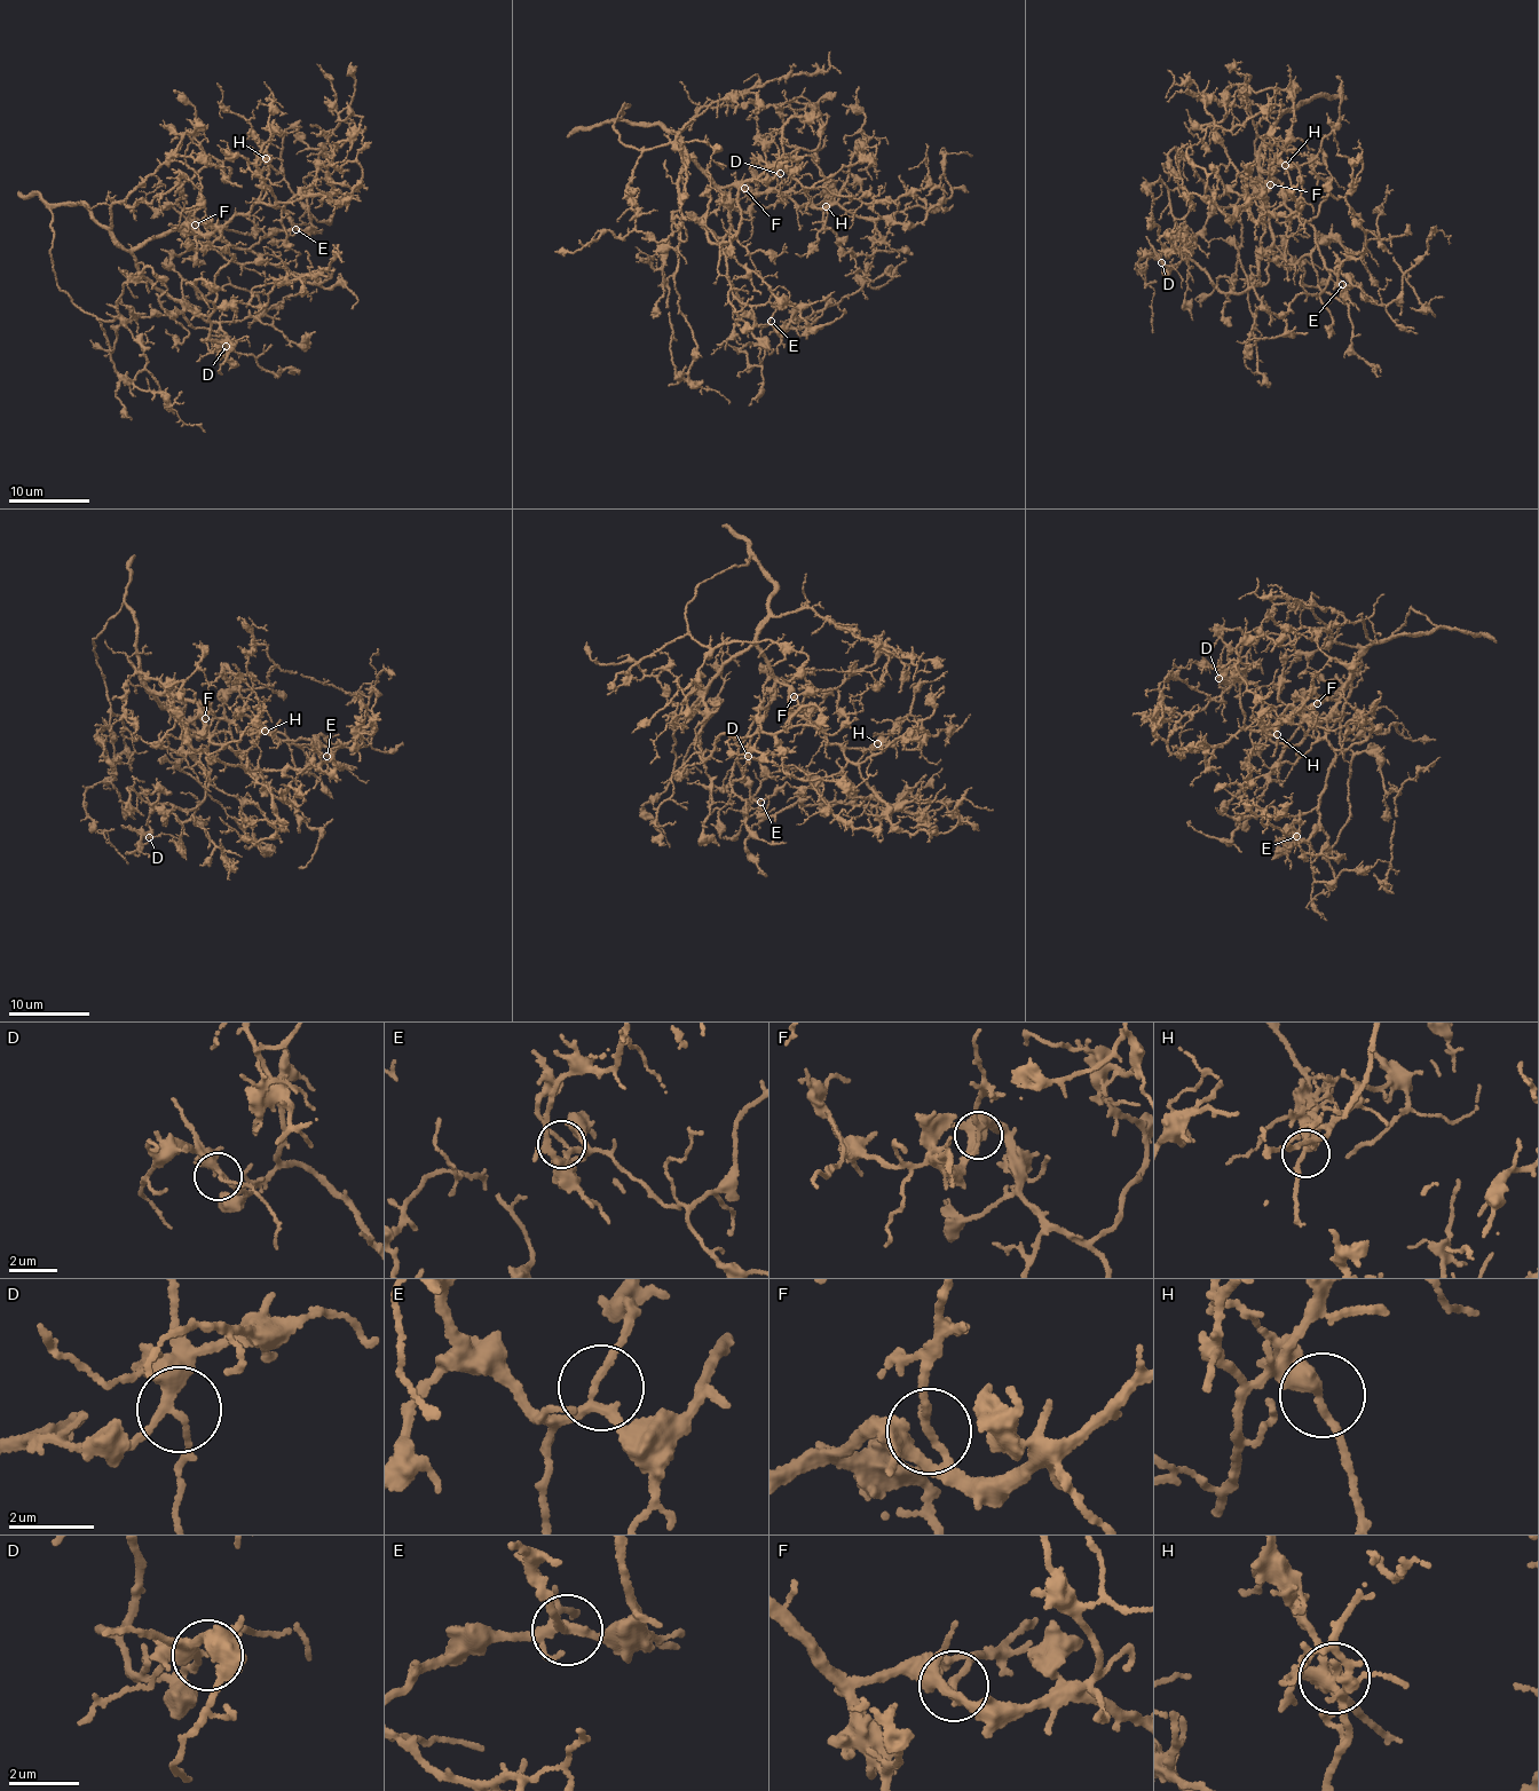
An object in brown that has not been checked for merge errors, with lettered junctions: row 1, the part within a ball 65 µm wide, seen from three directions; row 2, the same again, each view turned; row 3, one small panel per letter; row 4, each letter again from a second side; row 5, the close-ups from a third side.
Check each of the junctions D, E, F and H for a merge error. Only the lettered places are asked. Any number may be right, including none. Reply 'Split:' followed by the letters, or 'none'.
Split: none

